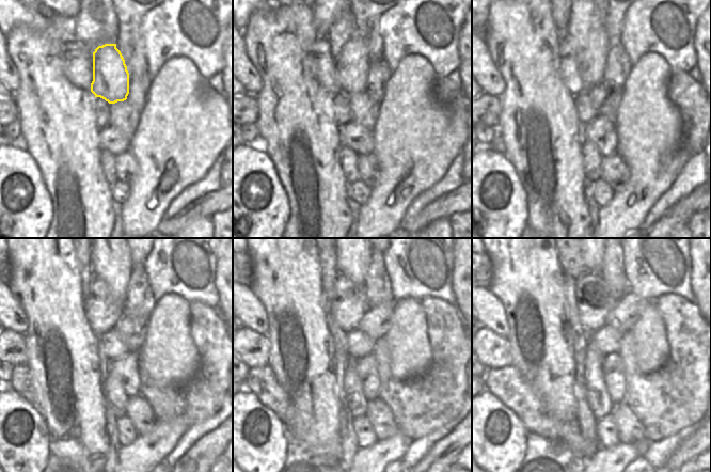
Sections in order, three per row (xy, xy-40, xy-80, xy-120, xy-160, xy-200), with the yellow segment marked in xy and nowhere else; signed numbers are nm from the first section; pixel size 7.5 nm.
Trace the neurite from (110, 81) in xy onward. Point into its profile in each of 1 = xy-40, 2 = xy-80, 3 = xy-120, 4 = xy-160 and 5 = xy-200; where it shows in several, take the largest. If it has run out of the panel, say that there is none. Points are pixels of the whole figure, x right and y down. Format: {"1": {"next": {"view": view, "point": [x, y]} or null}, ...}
{"1": {"next": {"view": "xy-40", "point": [348, 48]}}, "2": {"next": {"view": "xy-80", "point": [586, 28]}}, "3": {"next": {"view": "xy-120", "point": [112, 263]}}, "4": {"next": {"view": "xy-160", "point": [352, 260]}}, "5": {"next": {"view": "xy-200", "point": [594, 260]}}}

